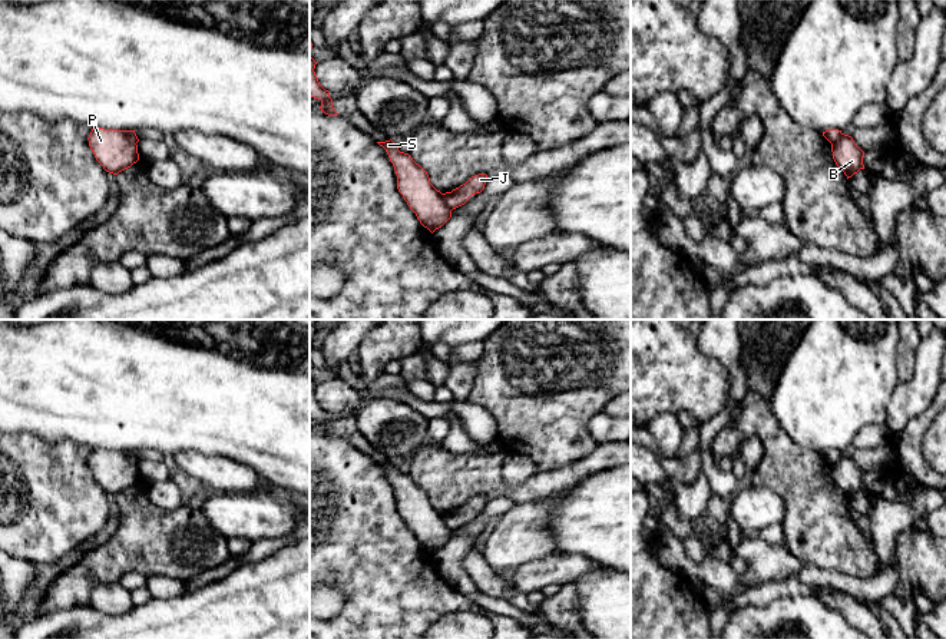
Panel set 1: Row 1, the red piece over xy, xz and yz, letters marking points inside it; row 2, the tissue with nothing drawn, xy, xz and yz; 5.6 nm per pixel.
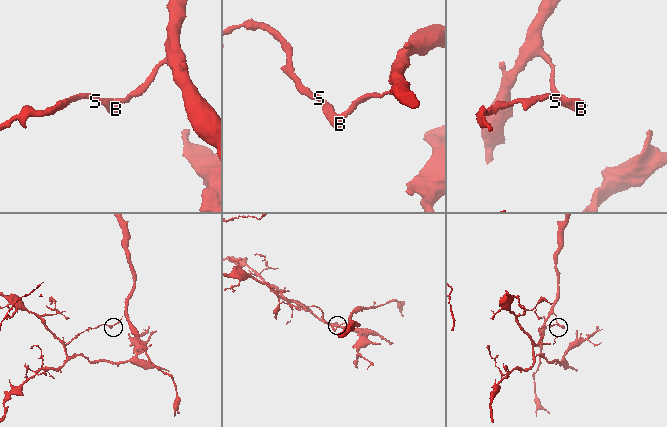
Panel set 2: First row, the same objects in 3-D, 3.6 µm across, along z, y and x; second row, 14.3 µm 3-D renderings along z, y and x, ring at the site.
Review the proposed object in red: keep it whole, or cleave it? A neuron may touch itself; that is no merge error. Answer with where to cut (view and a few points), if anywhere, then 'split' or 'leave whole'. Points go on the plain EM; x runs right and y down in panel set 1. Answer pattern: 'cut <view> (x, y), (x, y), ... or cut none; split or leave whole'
cut xz (443, 515), (443, 522), (452, 530); split

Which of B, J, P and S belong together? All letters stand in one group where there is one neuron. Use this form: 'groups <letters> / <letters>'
groups B P S / J

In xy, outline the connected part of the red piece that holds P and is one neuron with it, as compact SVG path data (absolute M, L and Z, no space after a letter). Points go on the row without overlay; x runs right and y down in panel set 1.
M96 448L87 461L96 481L109 494L118 496L139 481L138 466L125 451Z

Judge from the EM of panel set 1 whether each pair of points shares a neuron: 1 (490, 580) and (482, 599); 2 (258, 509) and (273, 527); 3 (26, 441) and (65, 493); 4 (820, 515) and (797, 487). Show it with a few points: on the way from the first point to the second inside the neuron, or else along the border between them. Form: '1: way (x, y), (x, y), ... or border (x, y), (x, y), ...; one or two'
1: border (482, 592), (509, 602); two
2: way (263, 513), (273, 523); one
3: way (26, 454), (52, 480); one
4: way (814, 507), (804, 495); one

